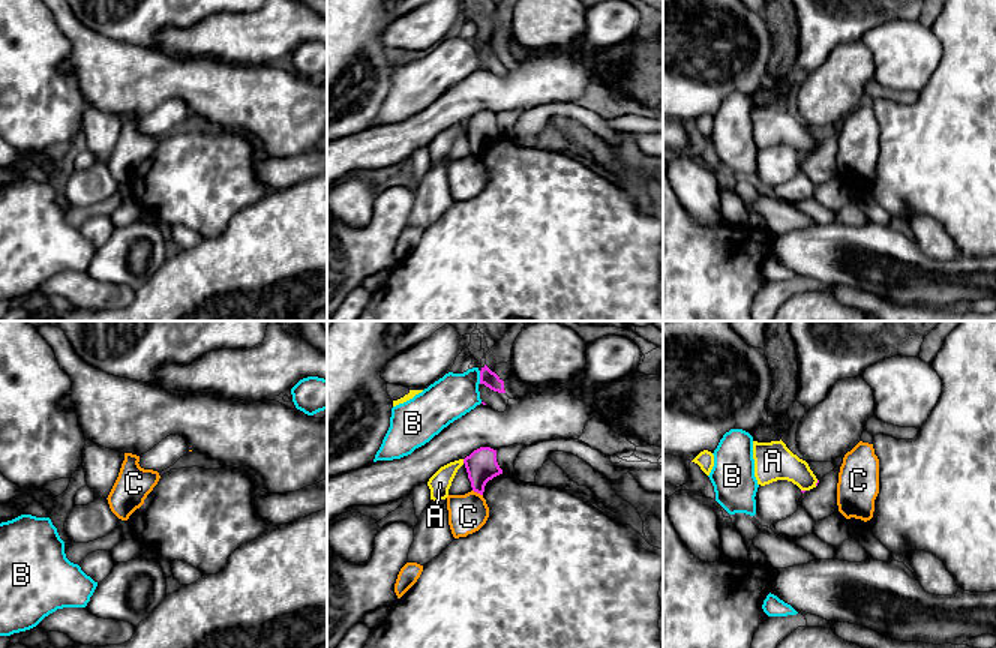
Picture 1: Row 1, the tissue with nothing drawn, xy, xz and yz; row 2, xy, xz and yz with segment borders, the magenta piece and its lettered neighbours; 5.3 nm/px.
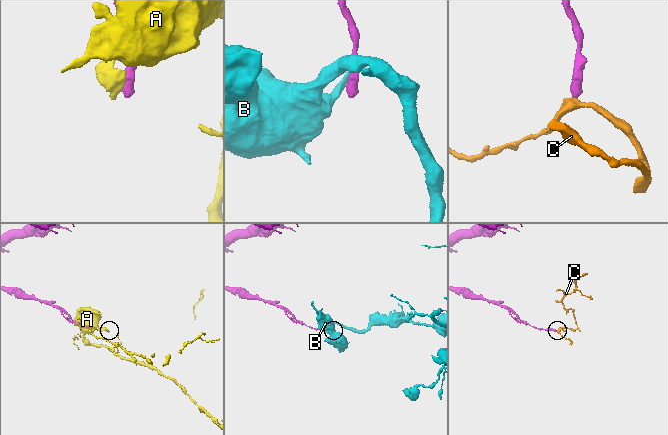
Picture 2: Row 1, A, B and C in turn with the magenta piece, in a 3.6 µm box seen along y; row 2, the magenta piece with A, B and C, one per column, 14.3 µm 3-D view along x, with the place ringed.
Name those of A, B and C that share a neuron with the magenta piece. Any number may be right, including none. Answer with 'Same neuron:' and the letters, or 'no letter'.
Same neuron: no letter

